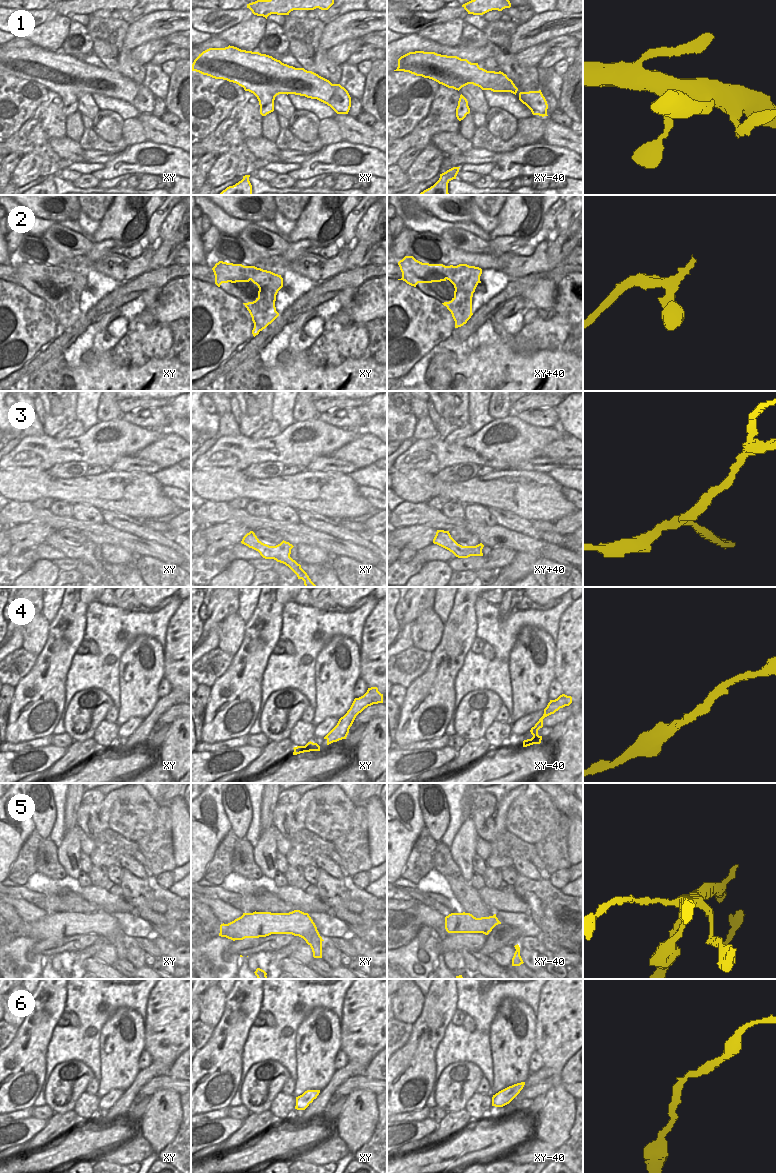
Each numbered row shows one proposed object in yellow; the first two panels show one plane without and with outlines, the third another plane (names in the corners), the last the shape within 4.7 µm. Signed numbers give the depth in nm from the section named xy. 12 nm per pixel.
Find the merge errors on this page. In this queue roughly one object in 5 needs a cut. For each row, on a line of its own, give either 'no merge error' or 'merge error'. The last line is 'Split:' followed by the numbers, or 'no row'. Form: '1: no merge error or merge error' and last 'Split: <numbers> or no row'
1: no merge error
2: no merge error
3: no merge error
4: no merge error
5: merge error
6: no merge error
Split: 5

